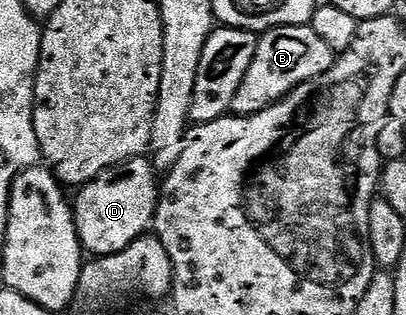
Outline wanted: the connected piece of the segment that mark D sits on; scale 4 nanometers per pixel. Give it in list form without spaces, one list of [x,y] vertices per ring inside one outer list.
[[[146,158],[125,160],[115,168],[107,168],[89,184],[83,184],[77,189],[78,197],[73,197],[74,221],[78,237],[83,249],[91,257],[111,256],[124,250],[132,242],[147,235],[148,229],[154,223],[154,212],[158,209],[158,193],[160,191],[160,176],[153,163]]]

